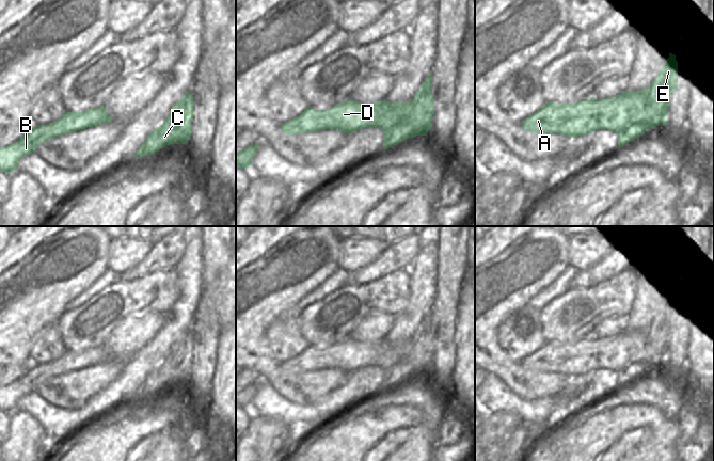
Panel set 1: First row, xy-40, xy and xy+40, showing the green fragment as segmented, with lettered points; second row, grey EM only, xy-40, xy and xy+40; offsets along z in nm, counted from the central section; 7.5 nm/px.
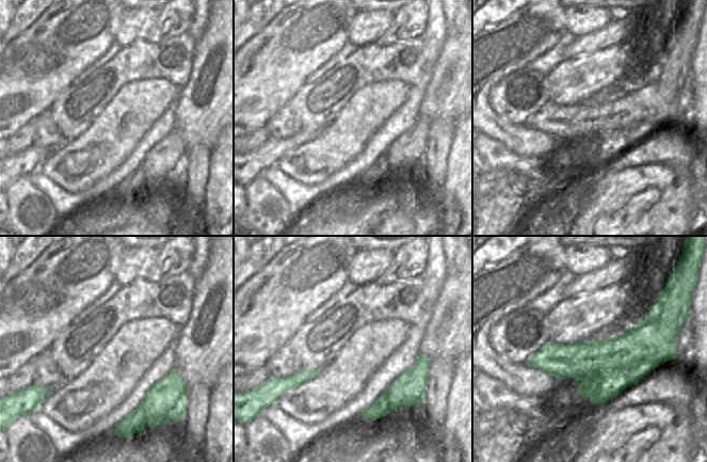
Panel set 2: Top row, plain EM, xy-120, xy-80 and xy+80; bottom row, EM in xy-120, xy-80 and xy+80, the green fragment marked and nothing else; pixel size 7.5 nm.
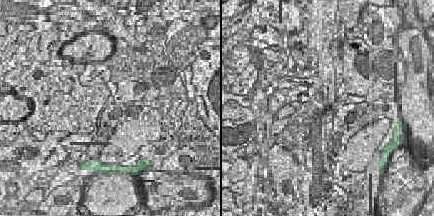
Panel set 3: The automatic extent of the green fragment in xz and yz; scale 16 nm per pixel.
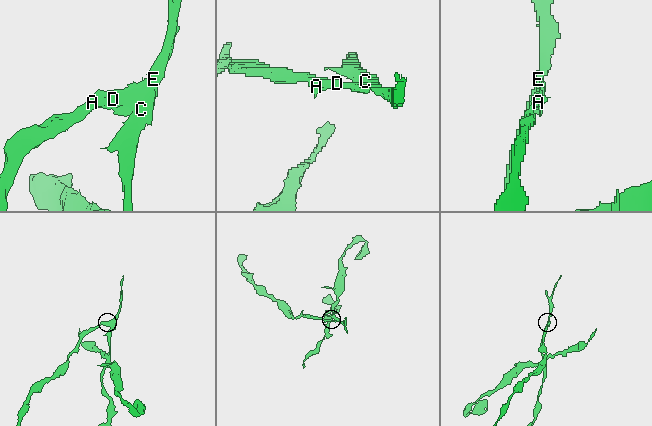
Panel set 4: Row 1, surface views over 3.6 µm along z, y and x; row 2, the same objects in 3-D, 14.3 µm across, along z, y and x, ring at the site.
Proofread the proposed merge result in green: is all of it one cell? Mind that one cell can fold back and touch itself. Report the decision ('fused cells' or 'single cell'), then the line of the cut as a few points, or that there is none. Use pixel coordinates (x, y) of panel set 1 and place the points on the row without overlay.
fused cells; cut xy+40 (639, 331), (660, 348), (660, 355), (647, 363), (650, 367)

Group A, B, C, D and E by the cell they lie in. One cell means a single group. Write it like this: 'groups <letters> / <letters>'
groups A B D / C E

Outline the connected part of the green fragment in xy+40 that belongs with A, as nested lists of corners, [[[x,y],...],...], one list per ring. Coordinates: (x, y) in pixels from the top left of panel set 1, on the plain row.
[[[625,330],[613,336],[598,338],[591,336],[576,343],[553,343],[546,341],[540,349],[522,360],[523,368],[536,372],[559,372],[570,377],[587,375],[598,368],[608,368],[618,373],[619,387],[629,382],[628,378],[641,370],[648,370],[647,364],[652,359],[657,360],[661,348],[654,346],[651,338],[641,335],[639,330]]]

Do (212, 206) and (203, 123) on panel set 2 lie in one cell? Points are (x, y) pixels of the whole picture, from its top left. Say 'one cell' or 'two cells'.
two cells

